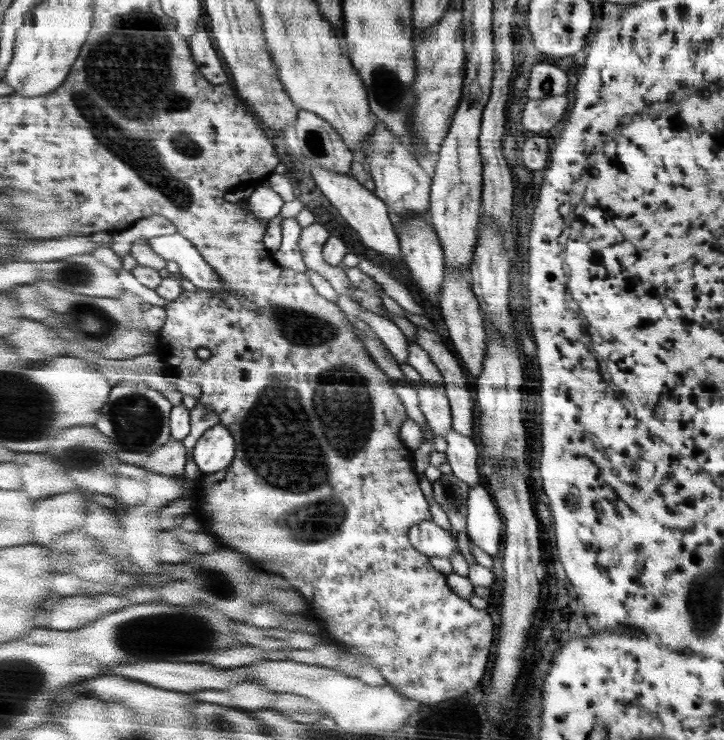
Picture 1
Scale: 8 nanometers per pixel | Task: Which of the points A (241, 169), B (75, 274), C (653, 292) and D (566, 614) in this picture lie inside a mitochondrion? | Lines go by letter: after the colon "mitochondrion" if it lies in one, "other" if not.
A: other
B: mitochondrion
C: other
D: other

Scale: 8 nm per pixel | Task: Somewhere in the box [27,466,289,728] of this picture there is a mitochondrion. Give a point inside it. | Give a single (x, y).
(135, 636)

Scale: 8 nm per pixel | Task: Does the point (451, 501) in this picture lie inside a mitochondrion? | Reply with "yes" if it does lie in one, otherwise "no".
yes

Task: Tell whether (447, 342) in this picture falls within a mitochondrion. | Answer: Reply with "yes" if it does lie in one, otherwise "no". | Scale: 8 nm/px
no

